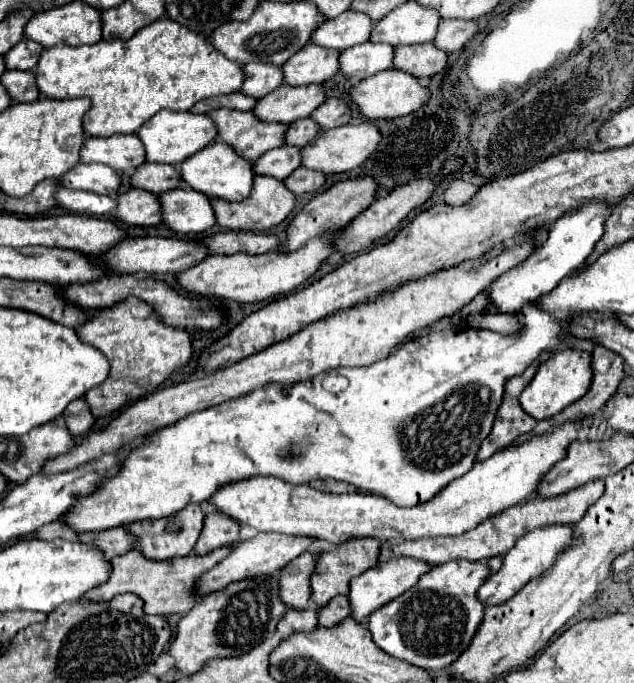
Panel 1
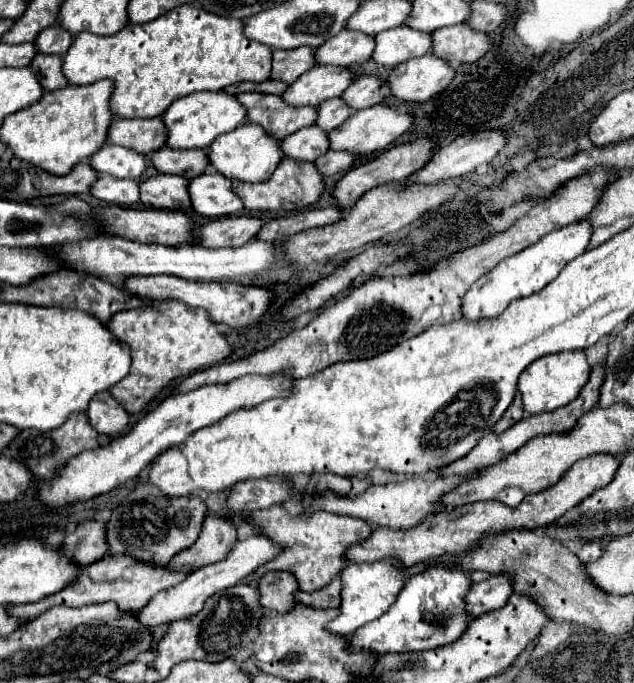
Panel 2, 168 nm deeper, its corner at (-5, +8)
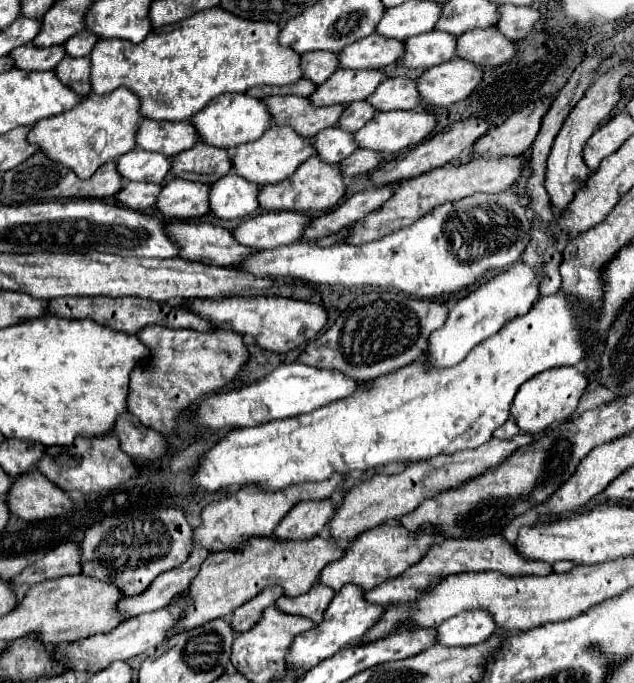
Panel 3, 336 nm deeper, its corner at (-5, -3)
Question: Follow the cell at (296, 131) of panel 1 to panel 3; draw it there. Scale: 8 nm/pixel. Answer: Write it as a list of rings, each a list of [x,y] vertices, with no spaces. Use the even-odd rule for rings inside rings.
[[[355,101],[347,105],[343,117],[337,125],[341,125],[347,131],[359,131],[367,121],[371,121],[377,115],[377,109],[367,101]]]

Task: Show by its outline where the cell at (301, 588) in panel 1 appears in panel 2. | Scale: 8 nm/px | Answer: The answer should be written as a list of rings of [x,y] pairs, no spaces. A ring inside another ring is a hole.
[[[271,570],[259,580],[259,592],[263,608],[285,614],[295,608],[295,594],[299,592],[299,582],[287,570]]]

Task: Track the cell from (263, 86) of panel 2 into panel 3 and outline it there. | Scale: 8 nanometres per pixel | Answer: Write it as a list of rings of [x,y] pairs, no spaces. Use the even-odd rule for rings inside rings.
[[[301,79],[299,83],[293,83],[291,85],[291,95],[303,95],[303,97],[309,97],[313,91],[317,89],[317,85],[315,83],[311,83],[309,79]]]

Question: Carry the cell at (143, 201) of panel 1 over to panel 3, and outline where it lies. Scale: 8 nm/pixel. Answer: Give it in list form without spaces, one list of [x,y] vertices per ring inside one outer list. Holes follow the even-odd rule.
[[[175,179],[167,183],[159,195],[157,209],[167,219],[187,221],[209,213],[209,191],[211,185],[195,183],[187,179]]]

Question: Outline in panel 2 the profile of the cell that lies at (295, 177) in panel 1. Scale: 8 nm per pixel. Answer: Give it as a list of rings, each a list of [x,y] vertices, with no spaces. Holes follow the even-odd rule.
[[[327,150],[323,156],[319,156],[315,160],[315,166],[323,176],[333,176],[333,174],[339,174],[339,172],[347,172],[355,158],[357,156],[351,156],[349,152]]]

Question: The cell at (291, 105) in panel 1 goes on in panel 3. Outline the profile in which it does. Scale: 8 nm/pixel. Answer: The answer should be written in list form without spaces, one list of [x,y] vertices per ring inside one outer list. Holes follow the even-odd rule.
[[[339,69],[327,83],[317,87],[311,101],[315,105],[349,105],[367,99],[385,79],[387,75],[381,69]]]

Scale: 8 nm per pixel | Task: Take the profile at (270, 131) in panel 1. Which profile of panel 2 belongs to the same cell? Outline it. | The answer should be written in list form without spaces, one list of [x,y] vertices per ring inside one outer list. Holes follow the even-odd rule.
[[[249,92],[249,94],[237,94],[237,100],[247,110],[247,122],[263,126],[265,132],[271,134],[275,140],[283,140],[285,136],[315,122],[317,108],[287,106],[281,100],[281,96],[277,98],[259,92]]]

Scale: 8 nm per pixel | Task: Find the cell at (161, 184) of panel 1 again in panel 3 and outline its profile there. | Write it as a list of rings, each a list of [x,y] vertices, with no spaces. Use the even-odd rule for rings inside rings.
[[[197,143],[195,147],[175,155],[173,159],[173,175],[179,179],[215,183],[223,175],[231,171],[231,155],[227,149],[211,147],[207,143]]]

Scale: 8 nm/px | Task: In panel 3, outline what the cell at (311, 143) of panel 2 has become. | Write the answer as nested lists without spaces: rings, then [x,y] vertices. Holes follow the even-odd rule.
[[[337,125],[315,135],[313,145],[315,145],[319,157],[329,163],[339,163],[345,157],[349,157],[353,151],[359,149],[359,145],[355,143],[355,133],[343,131]]]

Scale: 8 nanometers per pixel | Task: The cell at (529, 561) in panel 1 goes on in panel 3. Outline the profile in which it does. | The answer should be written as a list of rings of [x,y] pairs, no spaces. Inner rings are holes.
[[[463,611],[437,627],[435,643],[445,647],[471,647],[487,641],[495,629],[485,611]]]

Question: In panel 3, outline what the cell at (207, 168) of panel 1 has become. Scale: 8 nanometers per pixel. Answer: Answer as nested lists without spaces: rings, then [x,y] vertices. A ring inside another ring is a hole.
[[[273,125],[271,129],[265,131],[265,135],[253,143],[245,143],[243,147],[237,147],[233,155],[233,171],[245,179],[251,179],[259,185],[269,185],[269,183],[279,183],[287,177],[291,177],[297,167],[307,161],[315,153],[311,139],[295,133],[291,127],[277,127]]]

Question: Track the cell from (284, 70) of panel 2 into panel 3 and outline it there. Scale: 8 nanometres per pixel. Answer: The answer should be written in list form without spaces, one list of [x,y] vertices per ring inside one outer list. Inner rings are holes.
[[[311,51],[301,55],[301,67],[305,79],[313,83],[325,83],[339,69],[339,55],[331,51]]]

